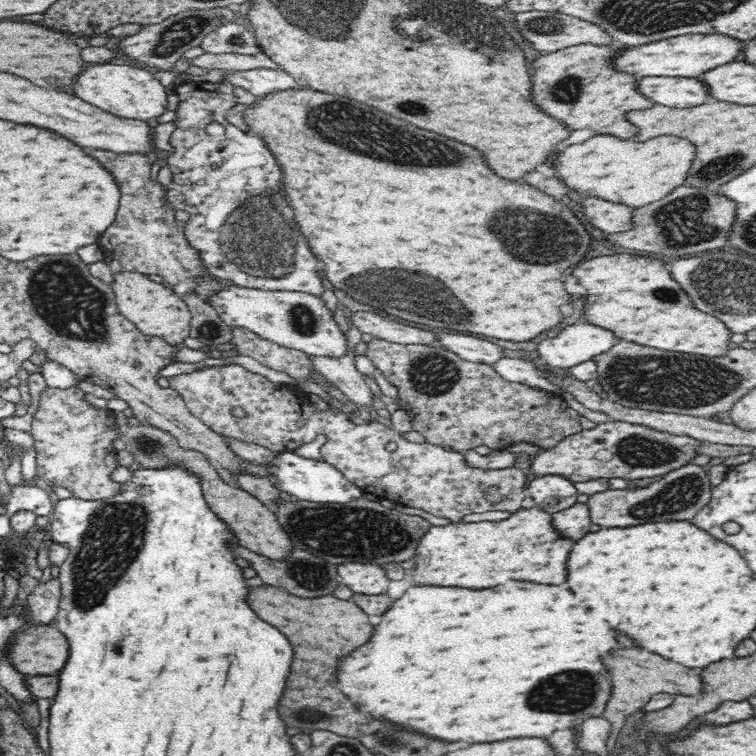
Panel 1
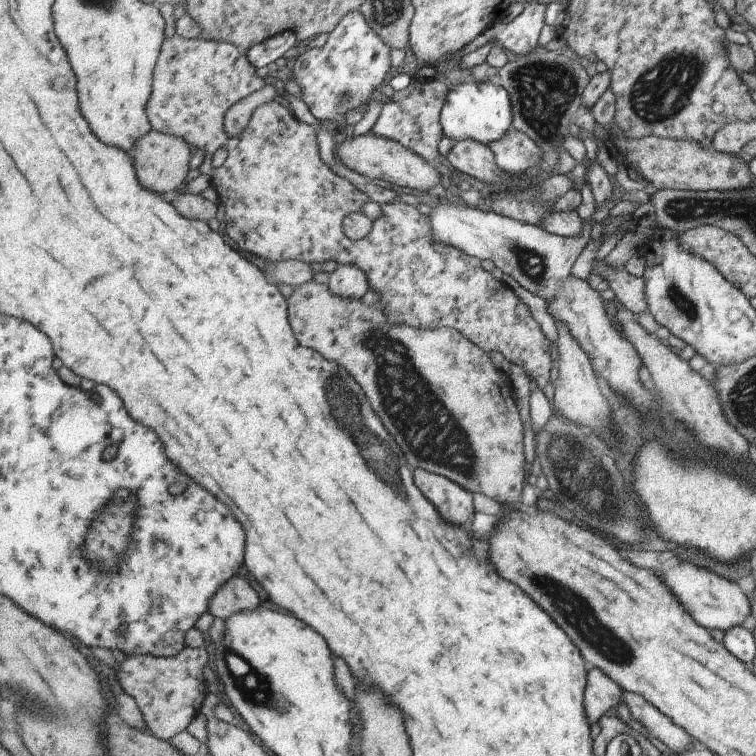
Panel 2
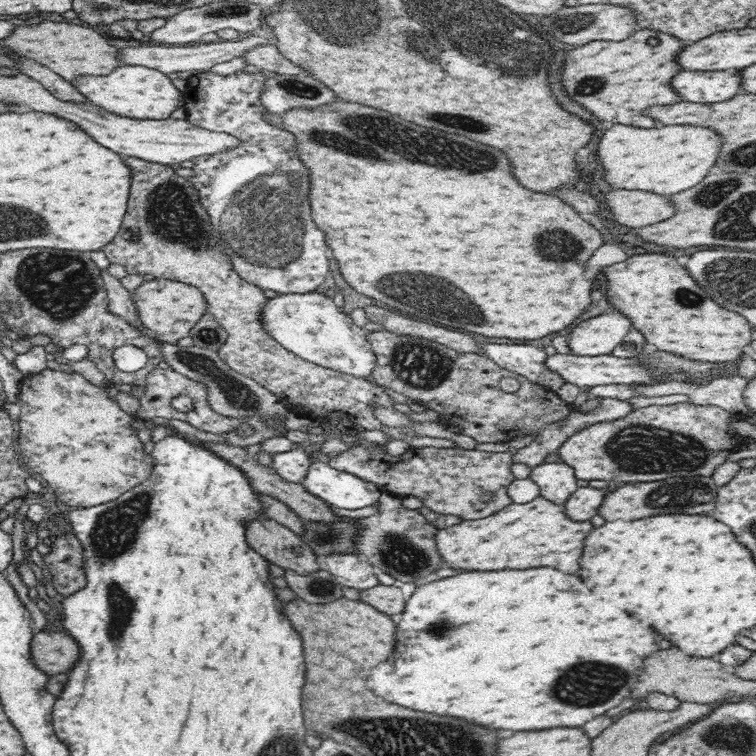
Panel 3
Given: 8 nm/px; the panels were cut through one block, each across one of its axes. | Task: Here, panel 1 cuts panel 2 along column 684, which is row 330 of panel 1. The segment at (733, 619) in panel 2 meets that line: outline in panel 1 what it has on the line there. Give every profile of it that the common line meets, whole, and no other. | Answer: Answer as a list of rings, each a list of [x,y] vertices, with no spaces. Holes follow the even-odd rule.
[[[581,323],[568,326],[560,334],[553,334],[538,342],[539,359],[552,368],[569,369],[594,359],[616,343],[612,332]]]

